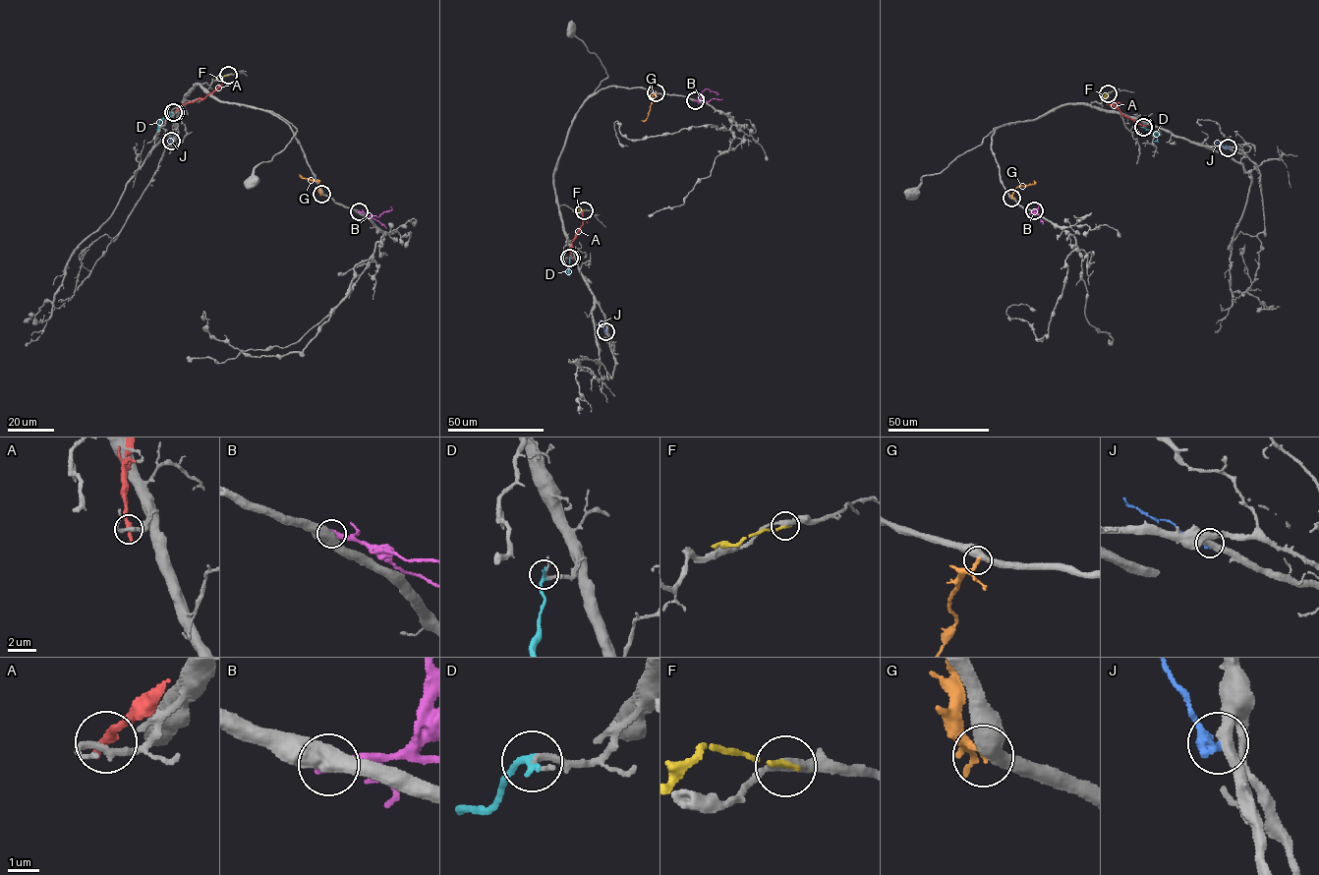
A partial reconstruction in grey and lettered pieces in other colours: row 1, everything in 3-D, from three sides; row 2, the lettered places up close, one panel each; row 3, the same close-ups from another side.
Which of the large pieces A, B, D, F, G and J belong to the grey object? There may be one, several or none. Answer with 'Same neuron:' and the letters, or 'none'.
Same neuron: D

